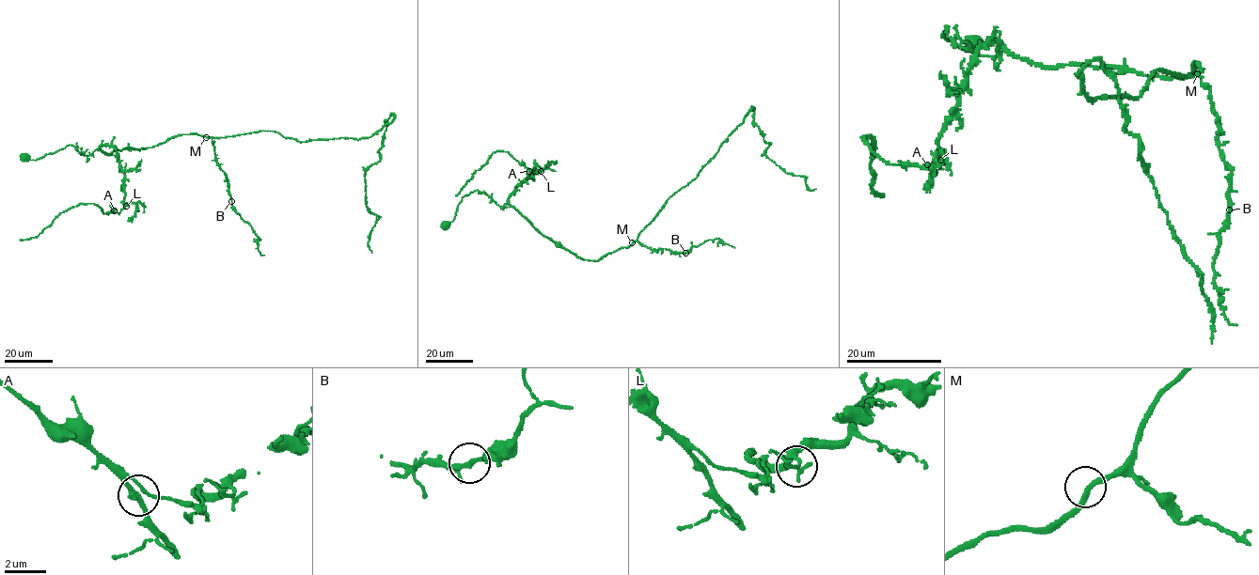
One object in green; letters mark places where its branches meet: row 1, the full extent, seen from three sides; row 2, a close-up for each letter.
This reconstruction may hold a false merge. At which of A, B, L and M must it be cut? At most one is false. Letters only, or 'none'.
L

